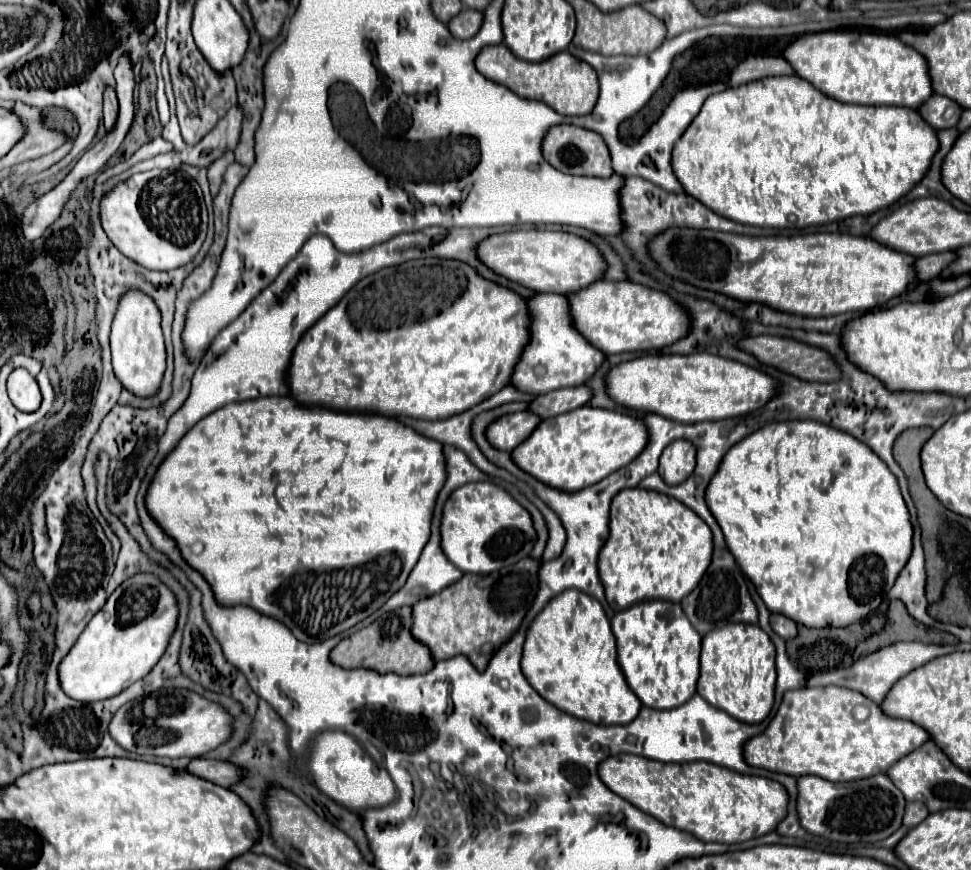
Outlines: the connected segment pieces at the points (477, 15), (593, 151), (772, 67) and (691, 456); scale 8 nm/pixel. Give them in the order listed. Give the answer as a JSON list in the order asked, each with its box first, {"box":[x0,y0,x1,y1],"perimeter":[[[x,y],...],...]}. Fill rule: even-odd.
[{"box":[448,10,484,40],"perimeter":[[[462,10],[456,18],[452,18],[452,22],[448,22],[448,28],[450,28],[454,38],[466,40],[466,38],[472,38],[482,28],[482,22],[484,22],[482,12],[478,12],[478,10]]]},{"box":[542,124,614,178],"perimeter":[[[558,124],[558,126],[550,128],[542,142],[542,152],[544,152],[544,158],[564,174],[598,176],[598,178],[610,178],[614,174],[612,158],[610,158],[604,138],[586,128],[578,128],[578,126],[570,126],[570,124]]]},{"box":[730,56,794,86],"perimeter":[[[748,56],[734,68],[730,76],[730,86],[742,86],[766,76],[788,76],[788,74],[794,74],[794,70],[792,64],[782,56]]]},{"box":[658,440,696,486],"perimeter":[[[676,440],[666,446],[660,456],[658,474],[668,486],[682,484],[696,466],[696,450],[686,440]]]}]

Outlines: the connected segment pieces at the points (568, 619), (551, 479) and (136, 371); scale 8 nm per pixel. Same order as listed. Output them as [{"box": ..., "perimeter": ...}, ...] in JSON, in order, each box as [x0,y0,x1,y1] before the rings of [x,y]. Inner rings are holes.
[{"box":[522,590,642,724],"perimeter":[[[578,590],[556,596],[534,618],[526,634],[522,672],[544,700],[580,720],[628,724],[642,708],[620,672],[616,638],[602,604]]]},{"box":[512,406,648,492],"perimeter":[[[584,406],[544,420],[528,440],[512,452],[512,458],[522,470],[530,472],[540,482],[564,492],[576,492],[630,464],[646,446],[648,430],[642,420],[616,410]]]},{"box":[110,290,166,398],"perimeter":[[[136,290],[124,294],[118,306],[118,314],[112,322],[110,346],[112,346],[114,374],[120,380],[120,384],[128,392],[140,398],[156,396],[160,392],[160,384],[166,370],[166,350],[160,330],[160,312],[146,294]]]}]

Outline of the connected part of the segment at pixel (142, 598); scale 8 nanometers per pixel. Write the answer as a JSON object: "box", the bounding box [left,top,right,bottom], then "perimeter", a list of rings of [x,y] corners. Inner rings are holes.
{"box":[58,572,178,702],"perimeter":[[[152,572],[124,580],[94,614],[78,642],[58,666],[62,690],[80,702],[112,698],[144,678],[162,658],[178,624],[176,594]]]}

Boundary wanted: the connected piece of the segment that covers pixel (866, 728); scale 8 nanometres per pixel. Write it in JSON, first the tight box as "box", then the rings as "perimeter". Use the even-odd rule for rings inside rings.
{"box":[744,686,930,782],"perimeter":[[[842,686],[800,688],[784,694],[784,700],[768,728],[760,736],[754,736],[746,742],[744,758],[750,766],[766,768],[772,772],[782,772],[790,776],[814,774],[832,782],[852,782],[886,772],[892,764],[896,764],[900,758],[914,752],[928,740],[930,734],[924,728],[910,720],[900,720],[884,714],[878,704],[870,702],[870,698],[856,690]]]}

